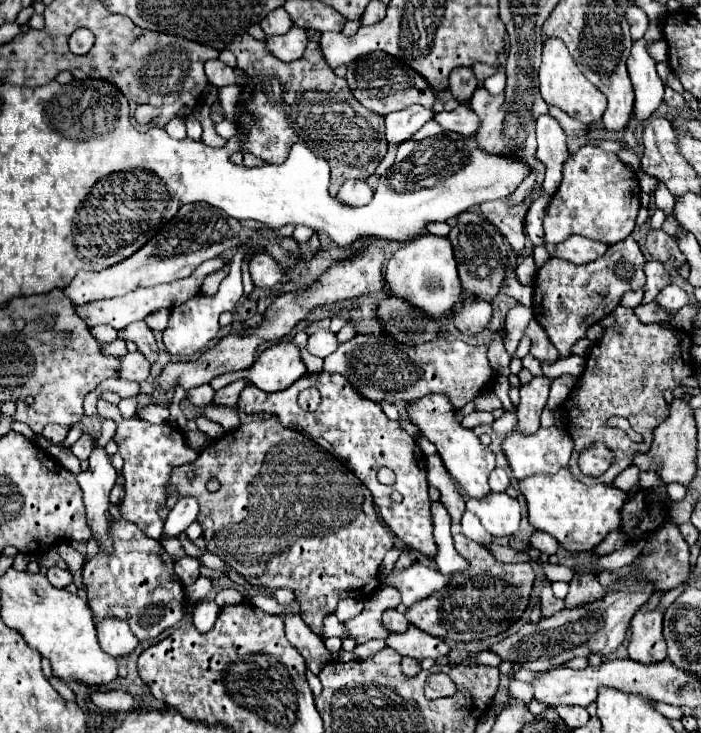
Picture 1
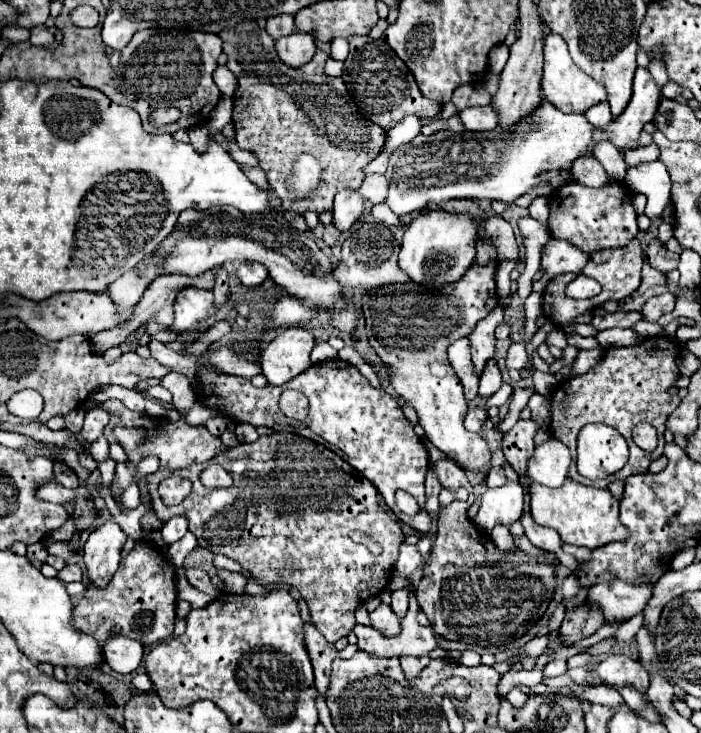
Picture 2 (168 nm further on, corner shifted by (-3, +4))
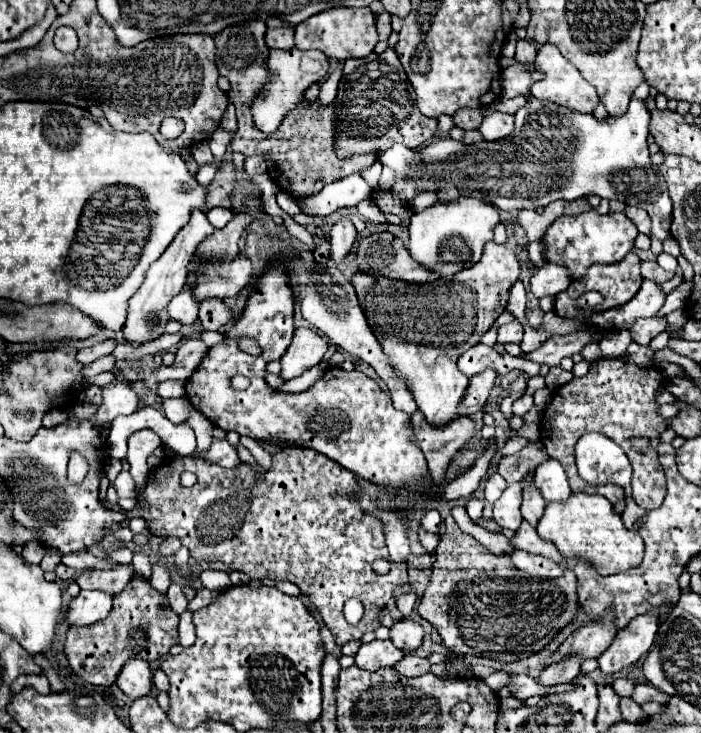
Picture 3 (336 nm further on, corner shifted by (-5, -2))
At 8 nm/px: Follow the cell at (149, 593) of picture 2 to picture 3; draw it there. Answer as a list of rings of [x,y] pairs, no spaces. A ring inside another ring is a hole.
[[[134,574],[126,588],[114,596],[114,606],[108,618],[68,630],[64,652],[74,674],[90,684],[110,686],[116,682],[122,664],[128,658],[138,656],[152,662],[168,654],[168,650],[178,644],[178,614],[170,606],[164,606],[164,602],[166,596],[160,594],[146,576]]]

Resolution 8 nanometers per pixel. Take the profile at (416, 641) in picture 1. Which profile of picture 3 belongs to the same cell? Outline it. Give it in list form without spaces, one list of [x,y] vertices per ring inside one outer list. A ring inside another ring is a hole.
[[[372,640],[362,644],[356,652],[356,666],[362,670],[378,670],[384,666],[396,666],[404,652],[396,648],[390,640]]]

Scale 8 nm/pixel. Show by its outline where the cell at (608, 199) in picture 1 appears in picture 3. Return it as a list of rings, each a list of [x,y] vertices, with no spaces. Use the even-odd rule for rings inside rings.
[[[594,208],[578,214],[578,216],[560,216],[554,220],[554,224],[546,230],[544,234],[544,244],[546,244],[546,260],[556,262],[556,264],[566,264],[570,268],[572,278],[582,278],[586,268],[602,262],[602,264],[612,264],[620,262],[632,248],[634,240],[638,236],[636,224],[630,222],[630,218],[622,212],[608,212],[608,214],[598,214]],[[554,232],[560,232],[562,244],[554,244]]]

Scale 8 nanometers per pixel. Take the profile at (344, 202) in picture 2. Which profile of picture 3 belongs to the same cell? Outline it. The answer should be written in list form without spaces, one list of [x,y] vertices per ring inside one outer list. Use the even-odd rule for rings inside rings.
[[[342,218],[340,222],[336,222],[334,226],[332,226],[332,232],[330,232],[330,246],[332,246],[332,258],[336,260],[336,262],[340,262],[348,252],[350,252],[350,248],[352,248],[352,244],[354,244],[354,240],[356,240],[356,228],[354,228],[354,224],[348,220],[348,218]]]

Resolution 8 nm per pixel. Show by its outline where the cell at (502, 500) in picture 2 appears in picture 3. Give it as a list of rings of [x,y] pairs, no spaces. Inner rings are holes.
[[[520,482],[510,484],[504,494],[494,502],[494,520],[502,526],[502,528],[510,528],[510,530],[518,530],[520,522],[522,522],[522,514],[520,514],[520,502],[522,502],[522,486]]]

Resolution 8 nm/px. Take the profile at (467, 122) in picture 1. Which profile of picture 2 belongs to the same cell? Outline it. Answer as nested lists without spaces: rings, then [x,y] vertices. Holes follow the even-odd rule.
[[[480,106],[480,108],[468,108],[460,112],[462,124],[466,130],[492,130],[498,126],[498,114],[494,106]]]

